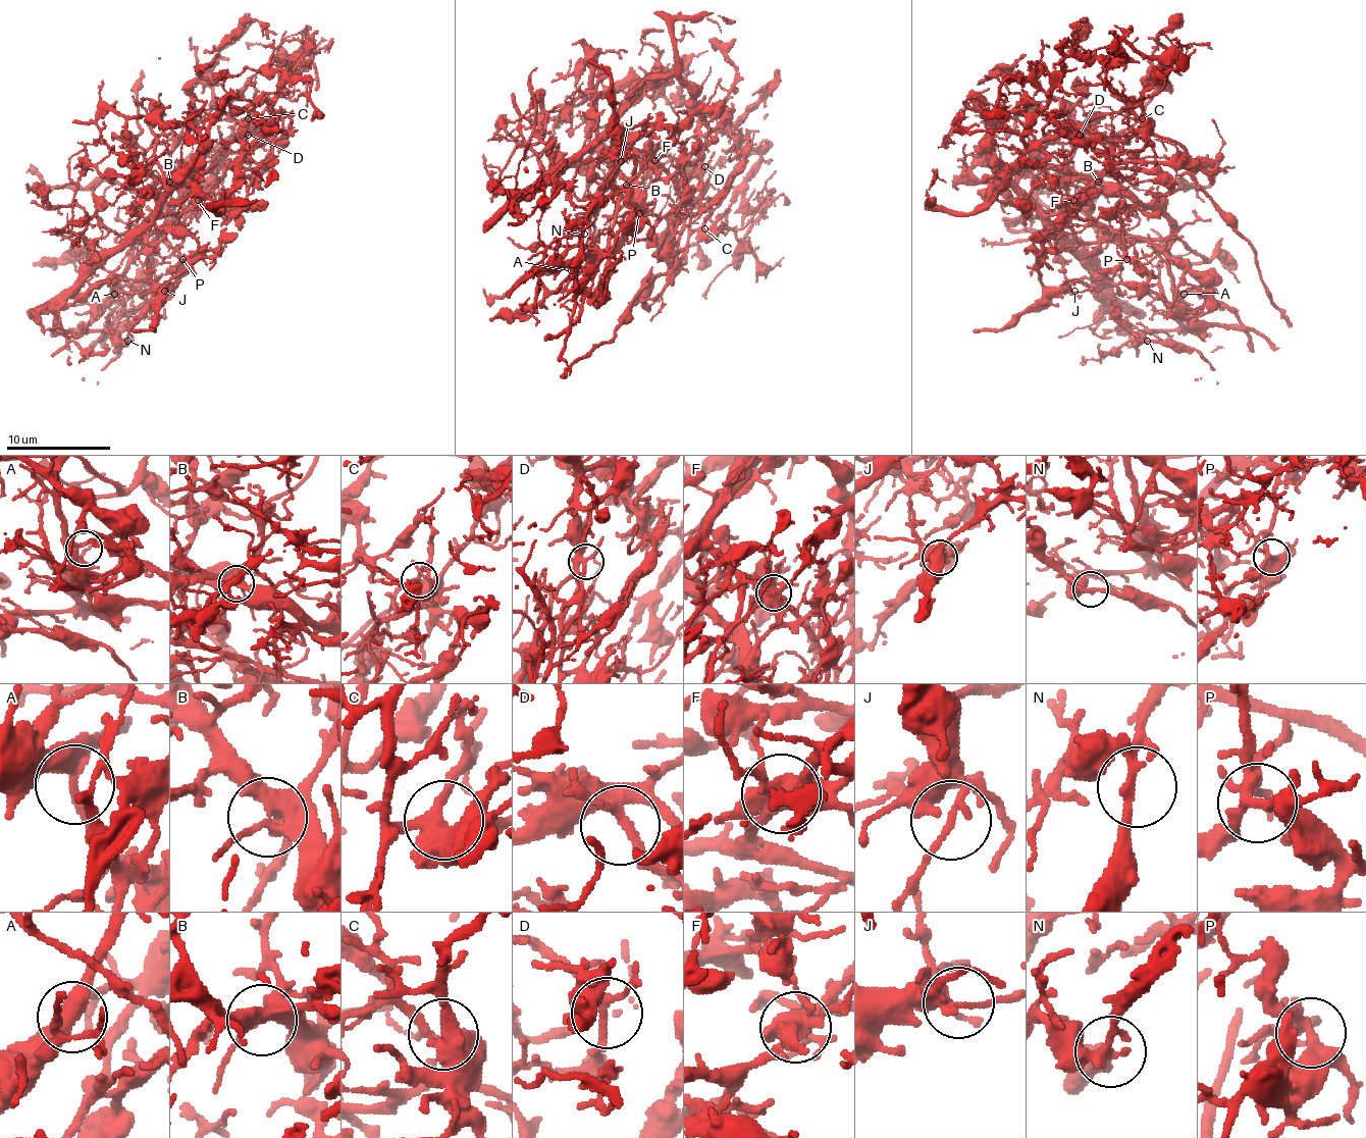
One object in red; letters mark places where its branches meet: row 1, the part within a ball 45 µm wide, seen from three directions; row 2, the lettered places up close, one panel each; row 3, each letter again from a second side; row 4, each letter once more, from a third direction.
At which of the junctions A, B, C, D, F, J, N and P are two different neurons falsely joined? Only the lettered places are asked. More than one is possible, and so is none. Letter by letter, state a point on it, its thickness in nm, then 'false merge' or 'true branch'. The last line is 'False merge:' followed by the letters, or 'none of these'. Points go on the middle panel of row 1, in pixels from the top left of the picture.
A: (571, 270) | 340 nm | true branch
B: (626, 185) | 400 nm | true branch
C: (704, 228) | 480 nm | true branch
D: (704, 166) | 260 nm | true branch
F: (654, 160) | 550 nm | false merge
J: (621, 161) | 140 nm | true branch
N: (584, 234) | 200 nm | true branch
P: (639, 213) | 360 nm | true branch
False merge: F

